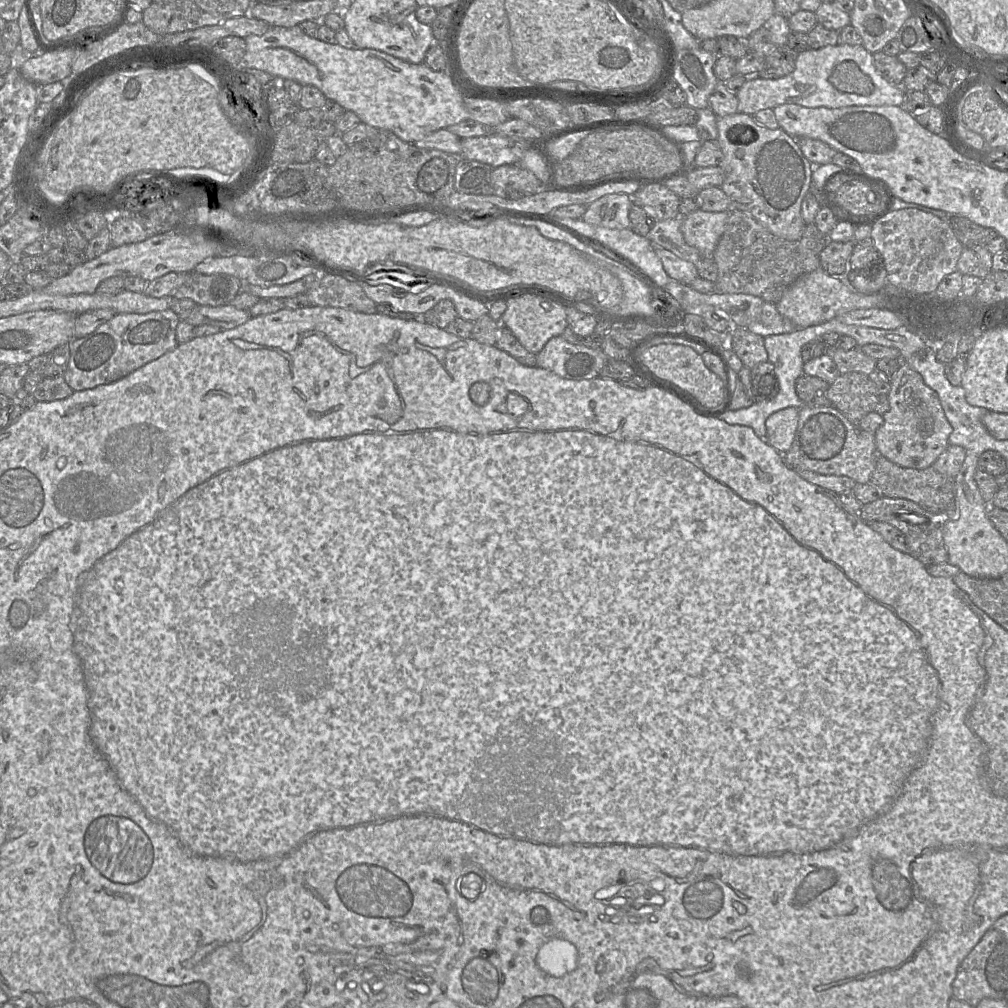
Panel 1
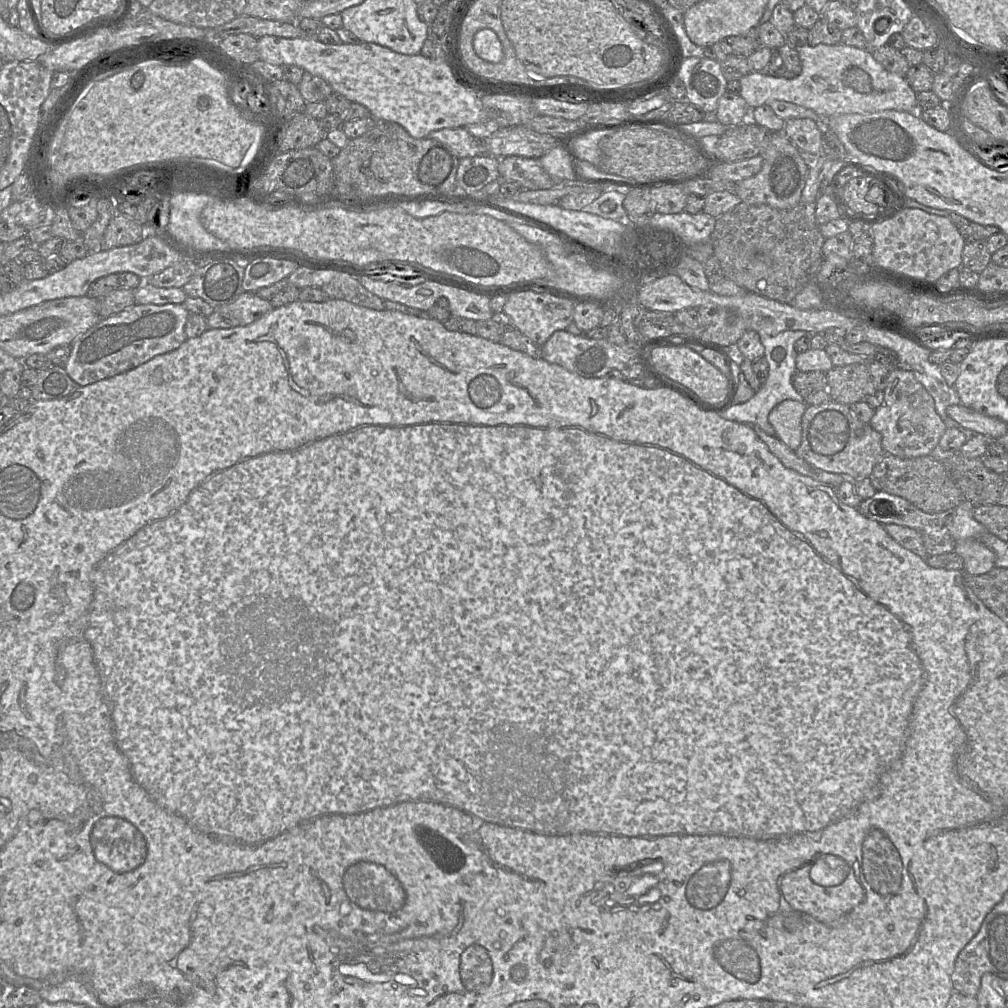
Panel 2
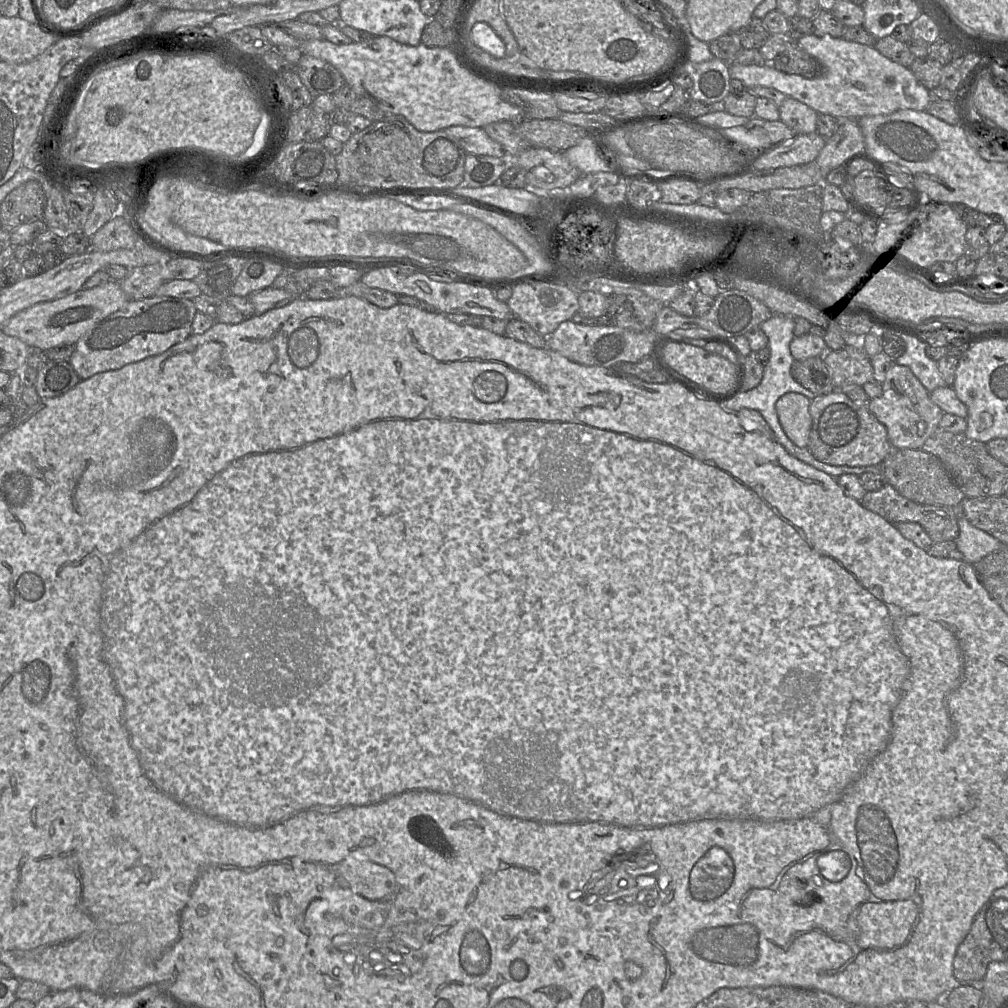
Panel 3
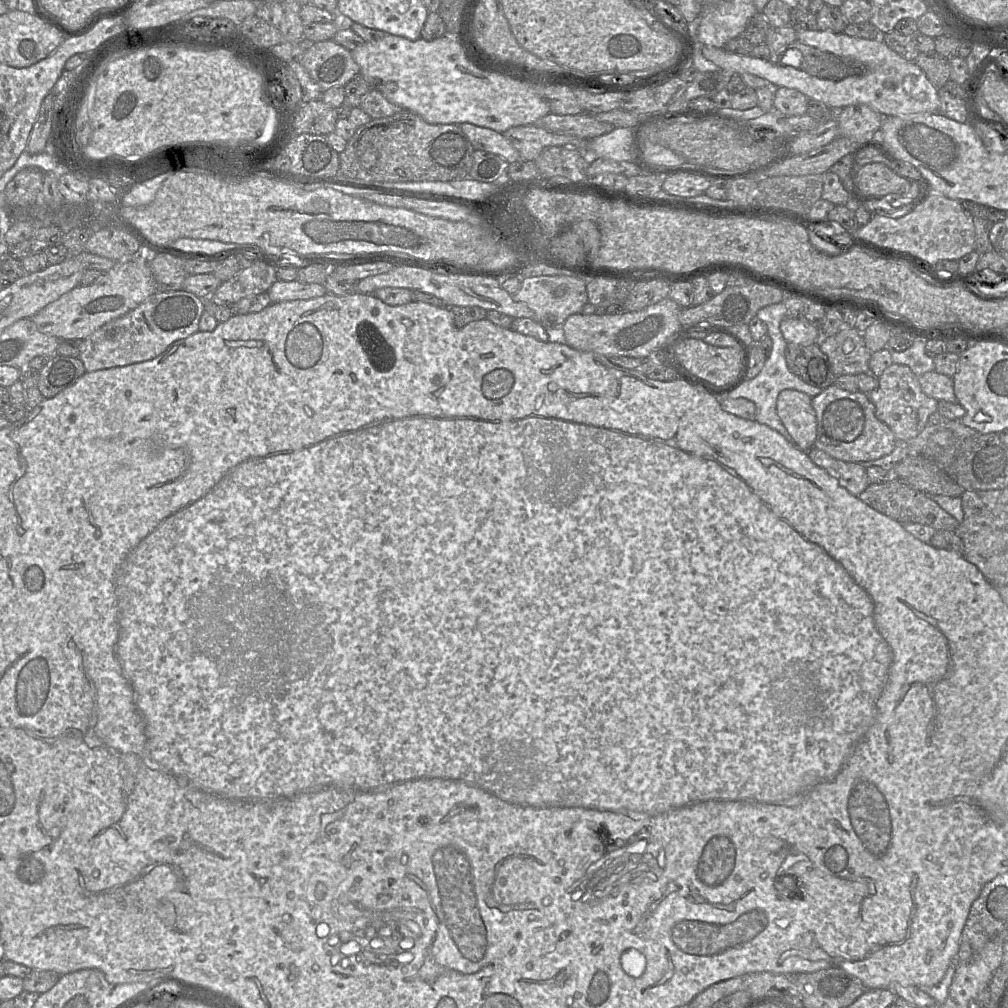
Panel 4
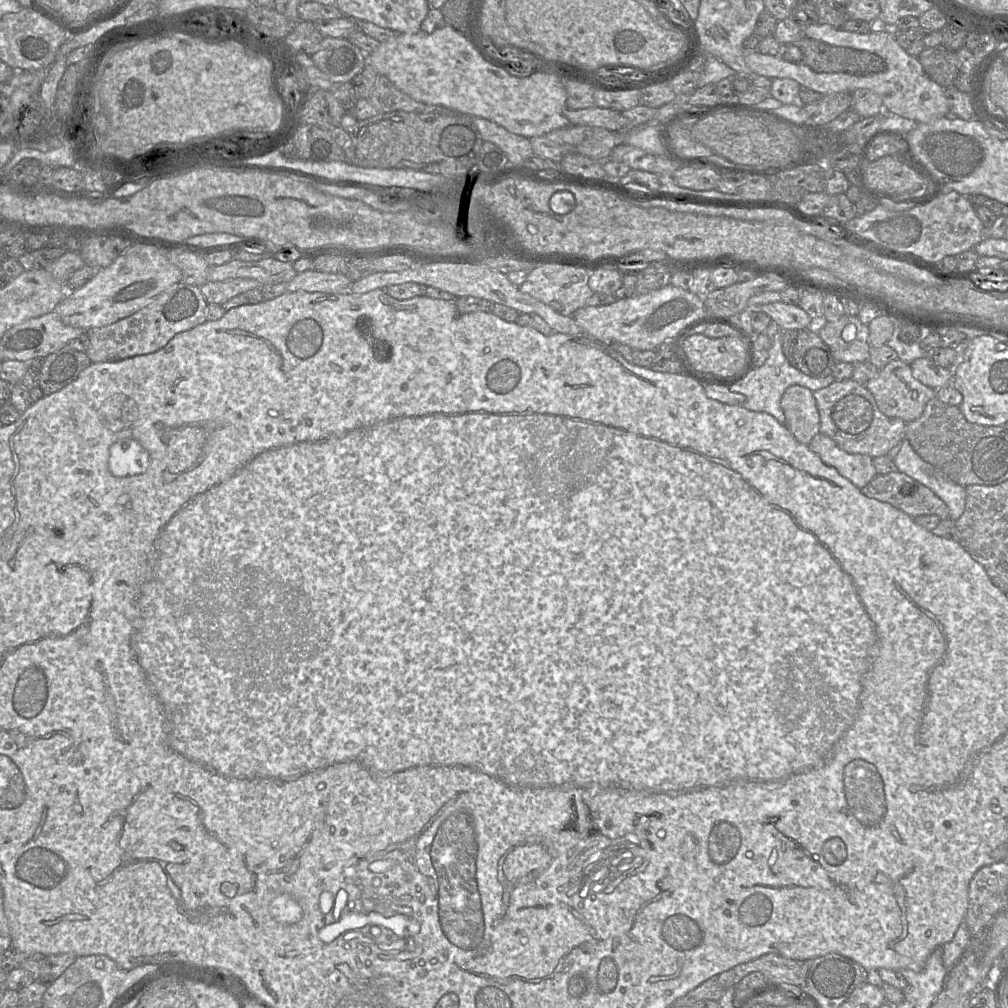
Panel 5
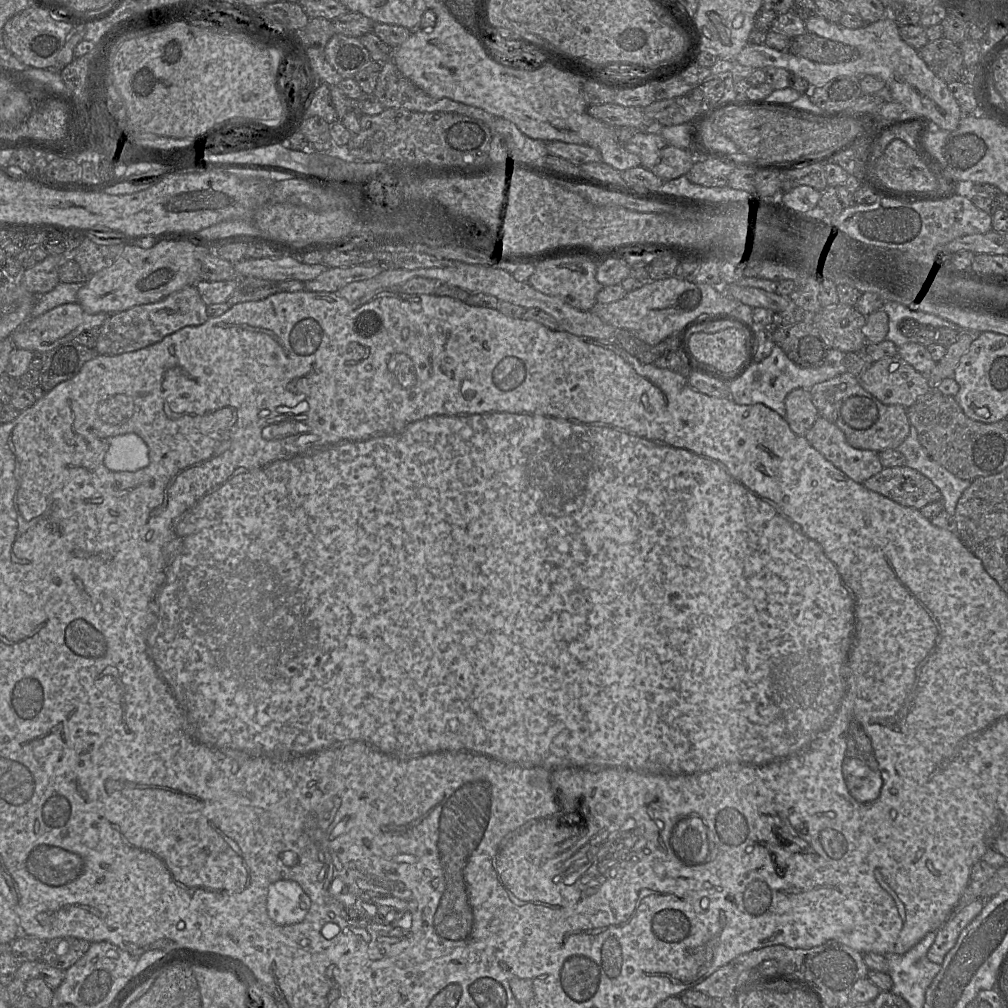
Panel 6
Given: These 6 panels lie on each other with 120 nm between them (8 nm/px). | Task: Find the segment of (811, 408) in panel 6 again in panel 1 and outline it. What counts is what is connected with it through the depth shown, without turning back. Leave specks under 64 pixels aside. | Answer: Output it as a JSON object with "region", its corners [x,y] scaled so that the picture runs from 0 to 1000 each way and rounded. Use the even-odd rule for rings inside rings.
{"region":[[[781,404],[766,410],[760,416],[761,438],[775,450],[786,442],[792,414],[793,405]]]}

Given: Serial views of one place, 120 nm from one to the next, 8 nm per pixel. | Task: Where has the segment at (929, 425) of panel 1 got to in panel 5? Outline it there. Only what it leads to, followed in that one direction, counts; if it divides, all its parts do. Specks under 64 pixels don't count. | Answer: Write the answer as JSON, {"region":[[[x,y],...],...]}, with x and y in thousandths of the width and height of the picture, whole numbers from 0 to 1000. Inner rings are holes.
{"region":[[[891,355],[872,367],[870,374],[861,378],[858,383],[866,392],[874,410],[883,415],[892,415],[898,420],[911,416],[920,399],[929,393],[929,387],[909,377],[903,362]]]}

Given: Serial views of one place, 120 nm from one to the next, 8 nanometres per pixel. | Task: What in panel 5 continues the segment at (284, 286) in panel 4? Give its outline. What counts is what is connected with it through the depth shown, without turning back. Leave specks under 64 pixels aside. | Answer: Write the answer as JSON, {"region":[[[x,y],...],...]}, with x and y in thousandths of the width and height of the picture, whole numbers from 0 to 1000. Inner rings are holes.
{"region":[[[313,267],[295,271],[284,281],[286,290],[303,289],[322,292],[346,290],[349,280],[339,271],[318,270]]]}

